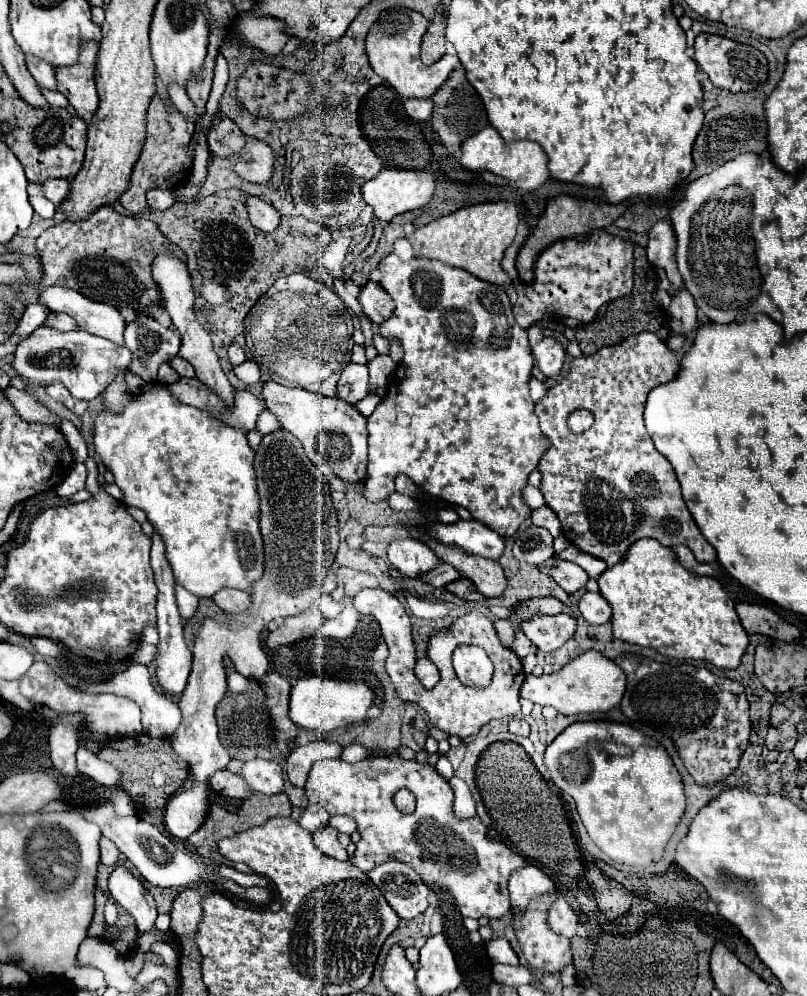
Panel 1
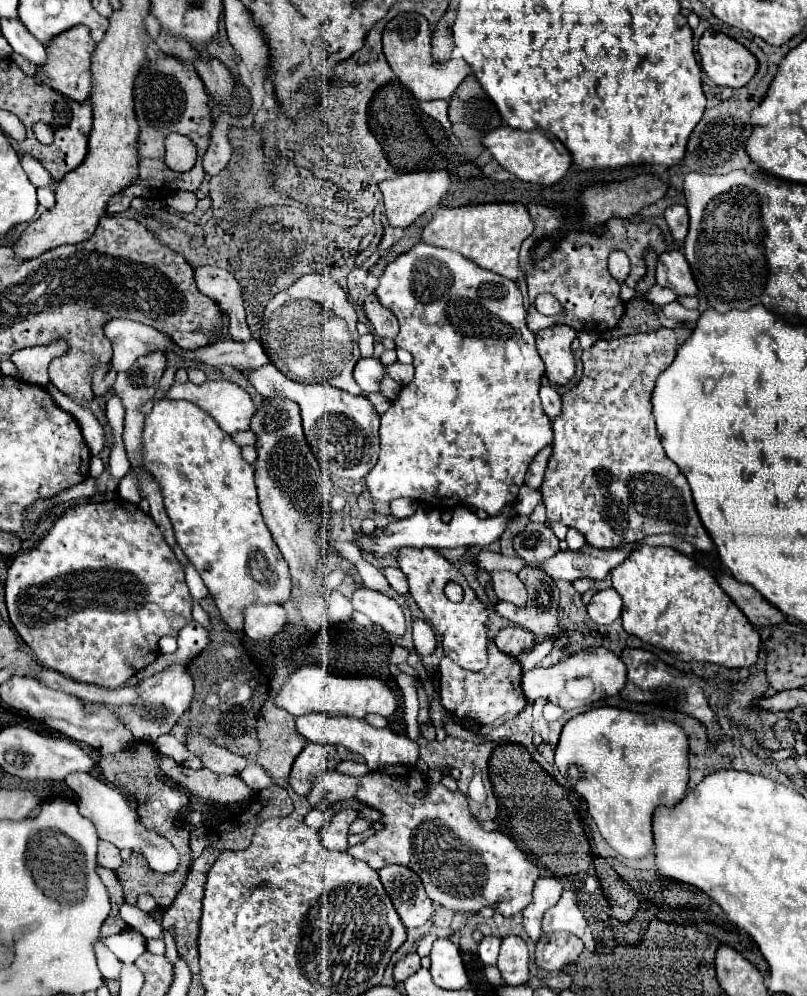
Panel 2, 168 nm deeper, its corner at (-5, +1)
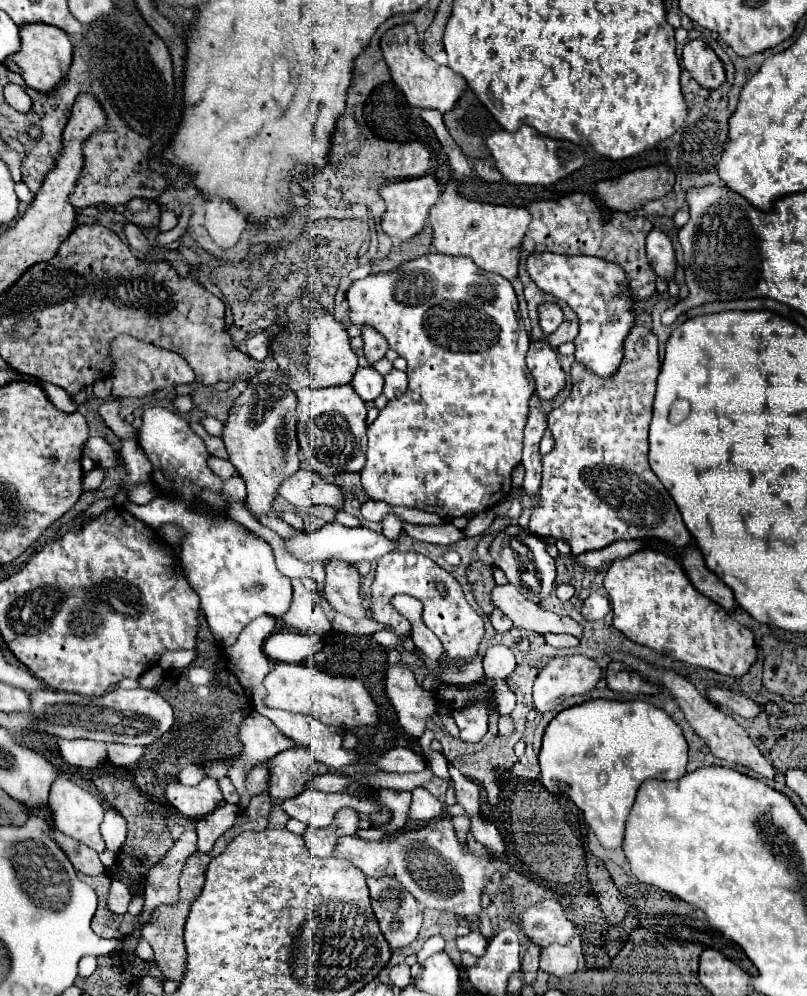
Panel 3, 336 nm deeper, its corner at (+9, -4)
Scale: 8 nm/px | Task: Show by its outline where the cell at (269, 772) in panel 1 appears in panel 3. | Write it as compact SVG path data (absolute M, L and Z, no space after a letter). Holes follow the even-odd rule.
M220 778L220 780L218 780L218 786L220 786L222 796L224 796L226 802L230 802L230 804L238 804L238 792L236 792L234 784L232 784L228 778Z

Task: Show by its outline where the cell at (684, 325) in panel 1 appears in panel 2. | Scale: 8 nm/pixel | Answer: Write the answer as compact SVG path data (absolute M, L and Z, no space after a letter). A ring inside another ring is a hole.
M666 251L658 259L656 267L656 283L672 289L678 297L696 297L698 287L692 279L690 267L682 255L682 251Z

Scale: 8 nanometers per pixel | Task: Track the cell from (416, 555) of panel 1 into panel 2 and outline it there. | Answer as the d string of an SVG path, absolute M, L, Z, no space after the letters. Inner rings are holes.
M402 547L402 551L398 551L398 565L408 579L410 595L416 601L418 609L424 613L424 619L434 627L436 633L442 635L442 647L444 647L446 657L450 657L456 665L460 665L466 671L482 671L488 663L488 651L486 651L488 611L476 599L476 595L468 587L466 579L452 567L452 563L438 549ZM450 581L458 583L464 589L464 599L458 603L452 603L444 595L444 587Z

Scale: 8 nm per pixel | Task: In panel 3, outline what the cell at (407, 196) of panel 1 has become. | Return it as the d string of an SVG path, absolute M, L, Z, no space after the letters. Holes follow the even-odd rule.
M422 176L422 178L398 180L398 182L384 184L380 188L380 196L384 198L384 202L388 206L386 214L382 216L382 230L394 240L410 240L418 232L422 232L422 228L426 226L428 212L438 202L440 190L438 190L438 184L432 176Z

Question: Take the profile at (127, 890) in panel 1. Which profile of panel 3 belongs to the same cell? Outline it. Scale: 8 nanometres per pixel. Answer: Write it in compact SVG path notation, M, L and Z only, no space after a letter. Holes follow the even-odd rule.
M112 880L110 892L108 892L108 908L110 908L110 912L126 914L130 900L132 900L130 888L120 880Z

